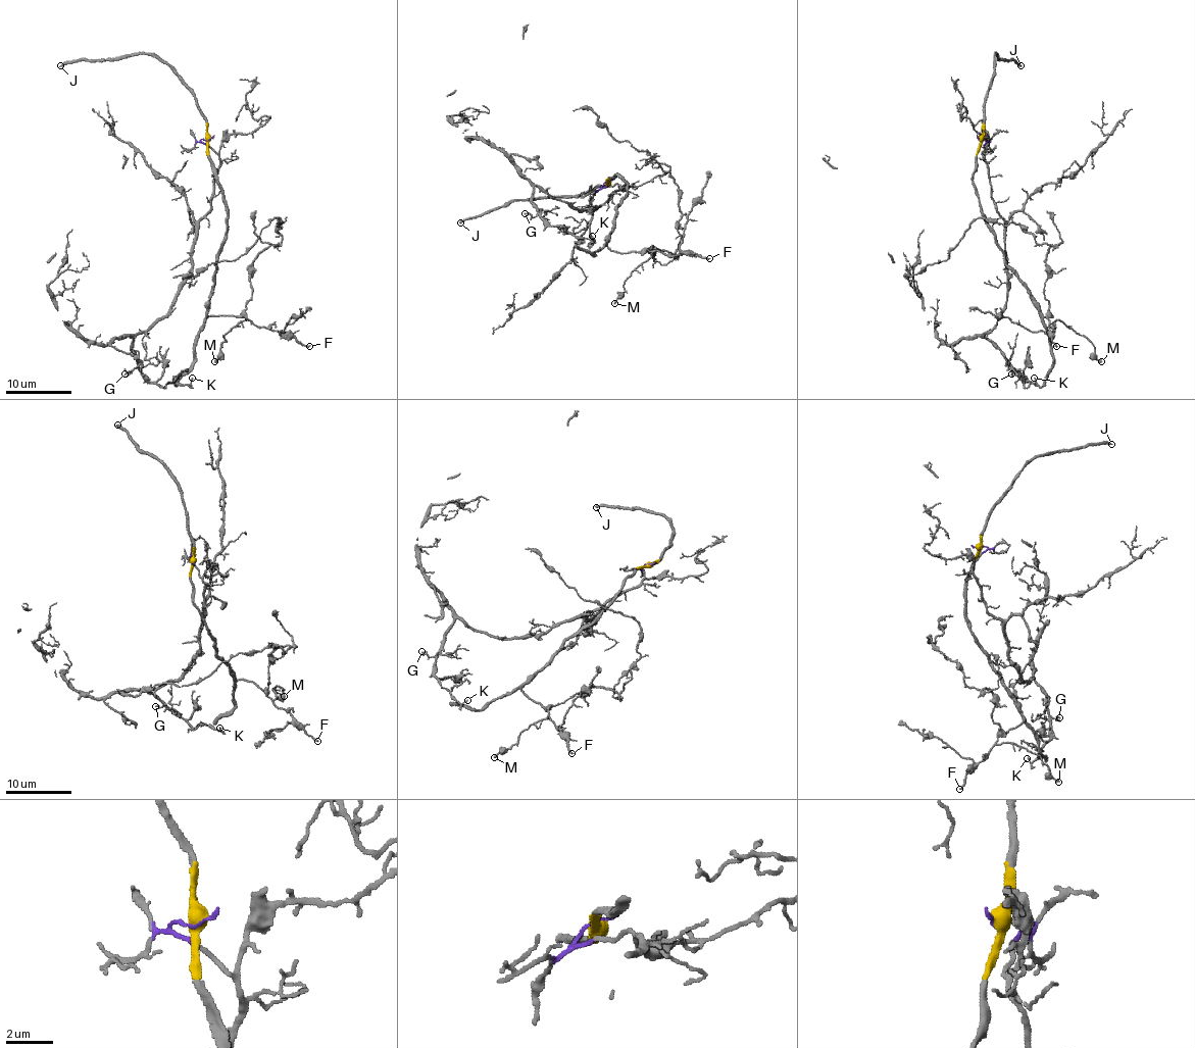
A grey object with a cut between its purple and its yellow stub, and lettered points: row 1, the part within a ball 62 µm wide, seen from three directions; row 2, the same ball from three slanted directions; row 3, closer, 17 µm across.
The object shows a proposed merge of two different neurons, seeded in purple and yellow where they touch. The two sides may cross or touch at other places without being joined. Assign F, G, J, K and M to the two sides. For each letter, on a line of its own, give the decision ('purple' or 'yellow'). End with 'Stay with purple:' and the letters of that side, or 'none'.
F: yellow
G: purple
J: yellow
K: purple
M: yellow
Stay with purple: G, K

